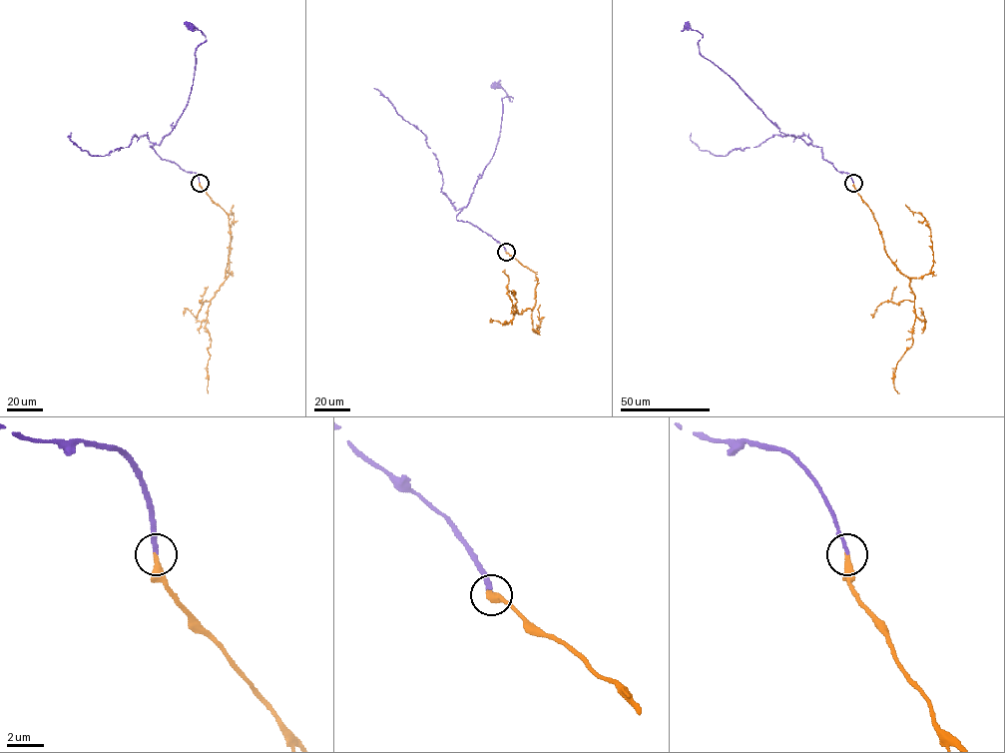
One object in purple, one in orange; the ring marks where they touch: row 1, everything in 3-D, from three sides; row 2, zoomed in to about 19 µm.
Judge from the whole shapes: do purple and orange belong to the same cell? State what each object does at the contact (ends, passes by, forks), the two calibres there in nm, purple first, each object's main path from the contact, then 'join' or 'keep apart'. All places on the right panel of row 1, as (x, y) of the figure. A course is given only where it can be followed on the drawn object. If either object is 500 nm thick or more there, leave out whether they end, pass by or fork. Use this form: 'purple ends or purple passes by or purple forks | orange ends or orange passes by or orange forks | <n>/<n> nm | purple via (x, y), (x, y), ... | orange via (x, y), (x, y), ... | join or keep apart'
purple ends | orange ends | 200/320 nm | purple via (853, 183), (822, 159), (820, 147), (781, 132), (700, 53), (703, 35), (687, 25) | orange via (853, 183), (873, 214), (887, 256), (910, 280), (914, 296), (913, 343), (897, 363), (893, 376), (899, 392) | join

